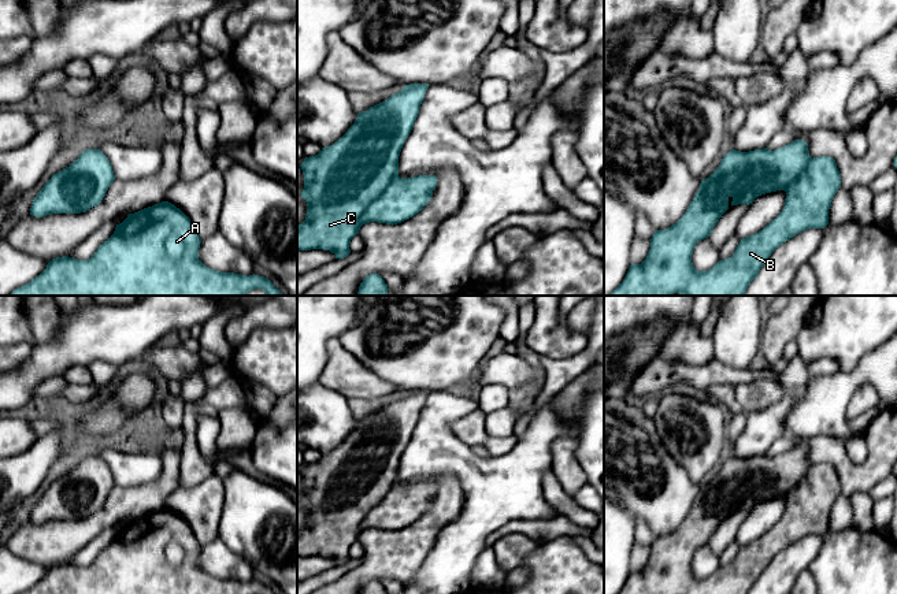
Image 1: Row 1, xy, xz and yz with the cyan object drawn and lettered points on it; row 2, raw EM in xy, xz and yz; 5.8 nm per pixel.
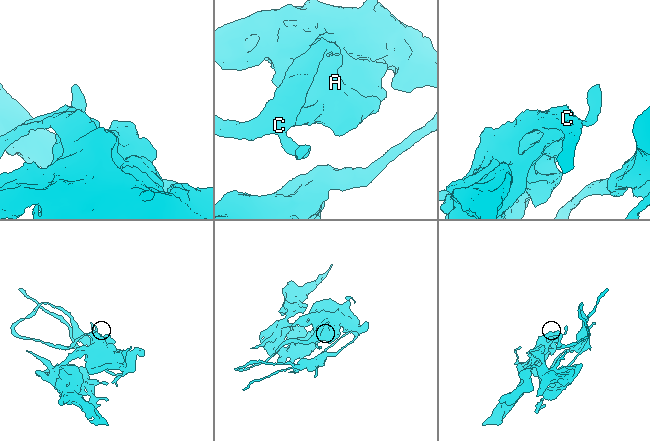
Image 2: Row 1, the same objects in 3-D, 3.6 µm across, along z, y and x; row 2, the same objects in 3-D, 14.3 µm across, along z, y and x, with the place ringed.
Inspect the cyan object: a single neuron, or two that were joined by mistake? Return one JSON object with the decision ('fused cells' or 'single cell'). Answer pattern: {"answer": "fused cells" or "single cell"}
{"answer": "single cell"}

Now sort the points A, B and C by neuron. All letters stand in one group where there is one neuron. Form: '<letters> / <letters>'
A B C

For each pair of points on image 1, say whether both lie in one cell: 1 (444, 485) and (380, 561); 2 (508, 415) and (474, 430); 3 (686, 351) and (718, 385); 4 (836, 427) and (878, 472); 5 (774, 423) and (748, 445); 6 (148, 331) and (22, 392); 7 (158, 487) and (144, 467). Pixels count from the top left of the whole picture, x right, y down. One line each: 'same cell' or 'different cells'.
1: same cell
2: different cells
3: different cells
4: different cells
5: same cell
6: same cell
7: different cells

